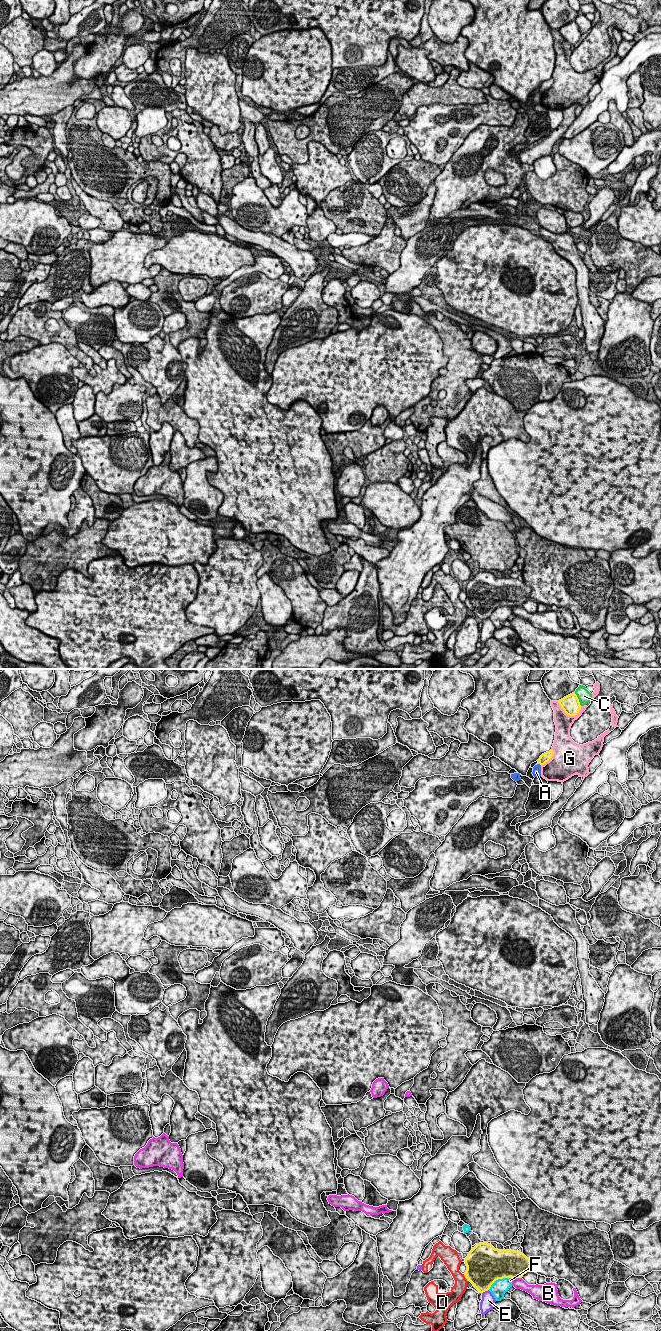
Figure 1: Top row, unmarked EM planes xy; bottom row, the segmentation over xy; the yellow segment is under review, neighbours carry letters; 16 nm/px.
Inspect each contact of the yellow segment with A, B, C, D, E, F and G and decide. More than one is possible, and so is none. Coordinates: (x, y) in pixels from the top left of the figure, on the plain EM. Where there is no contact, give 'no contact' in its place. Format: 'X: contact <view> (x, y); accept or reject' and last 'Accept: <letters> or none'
A: contact xy (540, 92); reject
B: contact xy (516, 605); reject
C: contact xy (578, 28); reject
D: contact xy (465, 605); reject
E: contact xy (485, 618); reject
F: contact xy (499, 606); reject
G: contact xy (569, 43); reject
Accept: none

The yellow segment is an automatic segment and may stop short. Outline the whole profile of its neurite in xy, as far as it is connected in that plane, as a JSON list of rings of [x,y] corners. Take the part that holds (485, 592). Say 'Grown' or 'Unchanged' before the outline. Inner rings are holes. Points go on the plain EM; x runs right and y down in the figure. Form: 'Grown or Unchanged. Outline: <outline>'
Unchanged. Outline: [[[479,571],[465,587],[467,609],[483,621],[498,607],[522,606],[530,599],[532,588],[514,578],[498,578],[491,572]]]

